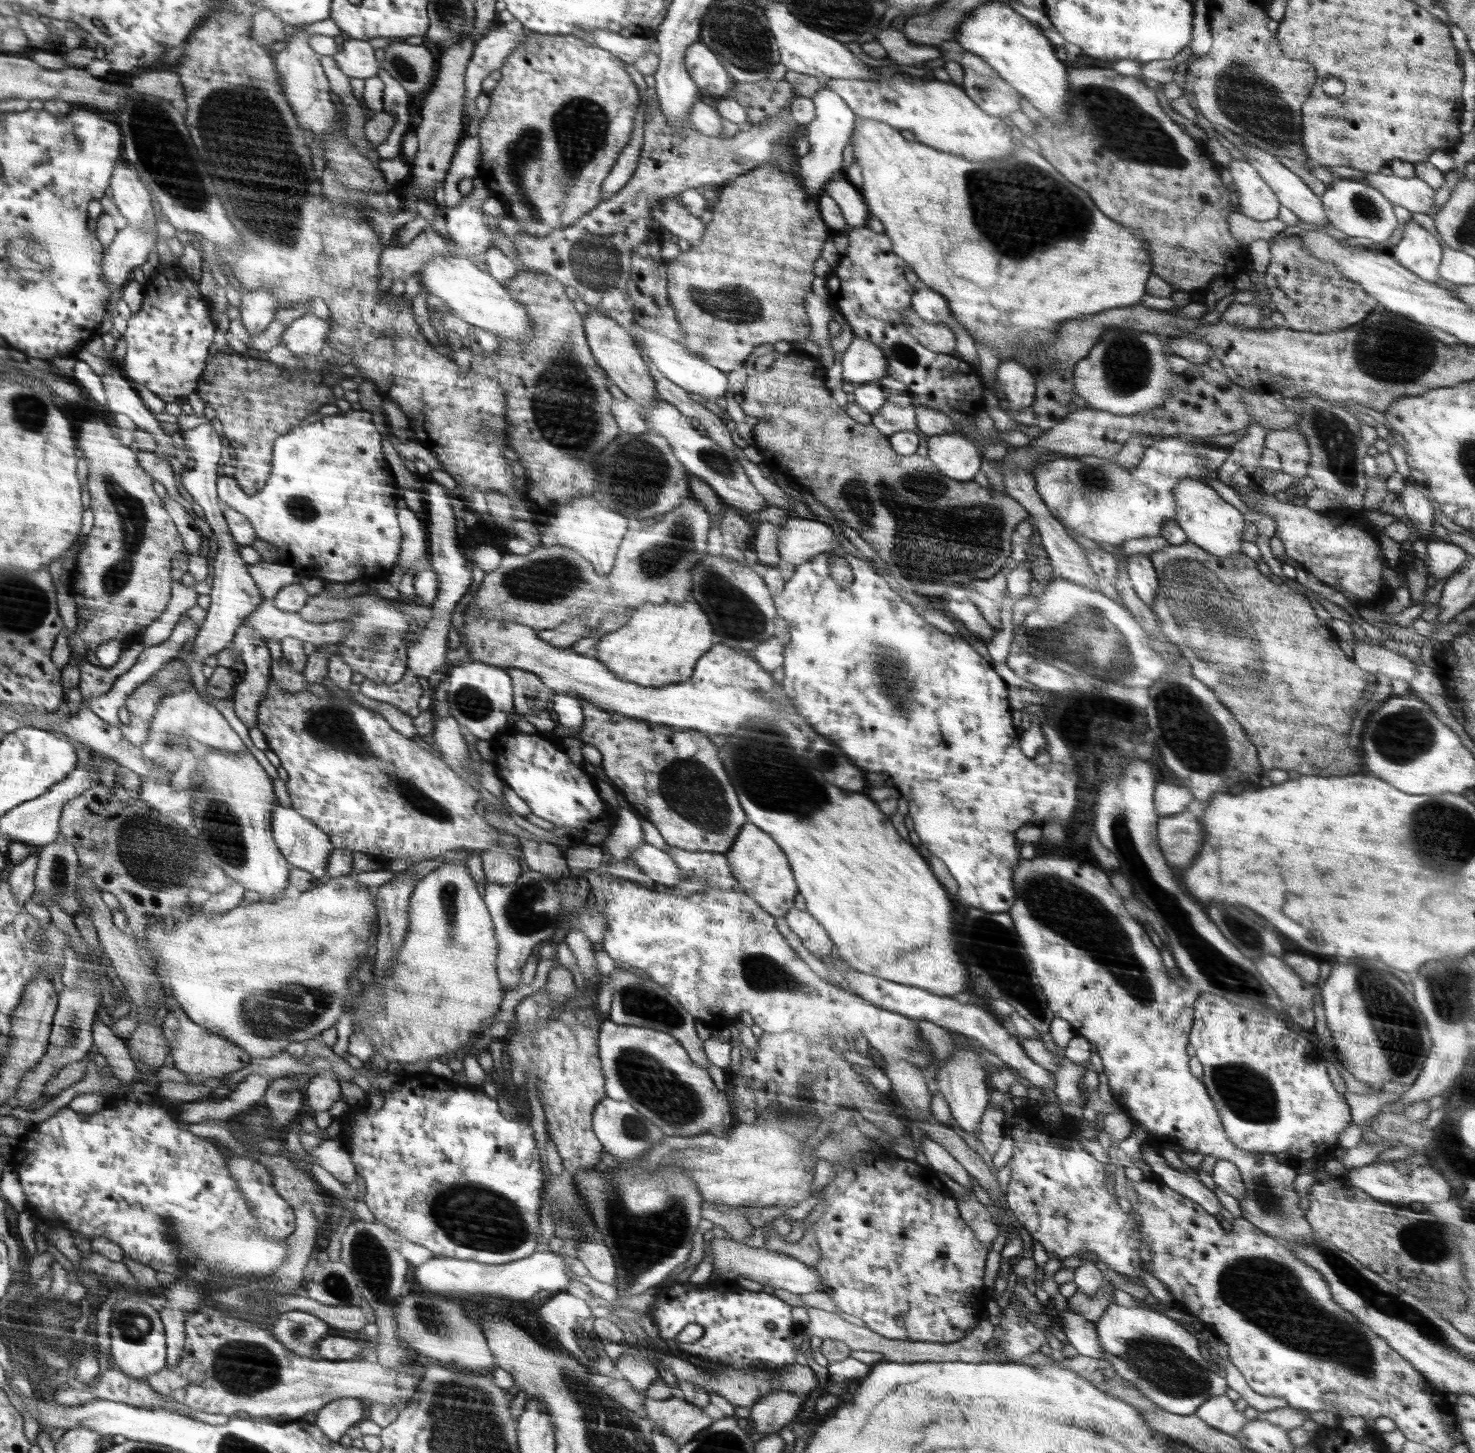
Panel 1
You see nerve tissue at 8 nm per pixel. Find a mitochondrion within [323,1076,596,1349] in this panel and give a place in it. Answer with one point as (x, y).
(474, 1216)

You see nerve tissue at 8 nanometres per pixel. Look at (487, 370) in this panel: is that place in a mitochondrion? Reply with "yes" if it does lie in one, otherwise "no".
no

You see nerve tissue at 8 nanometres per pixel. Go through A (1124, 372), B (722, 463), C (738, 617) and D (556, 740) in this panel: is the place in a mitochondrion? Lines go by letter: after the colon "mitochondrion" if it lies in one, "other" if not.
A: mitochondrion
B: mitochondrion
C: mitochondrion
D: other

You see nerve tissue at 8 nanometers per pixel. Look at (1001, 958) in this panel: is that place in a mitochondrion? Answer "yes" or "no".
yes

